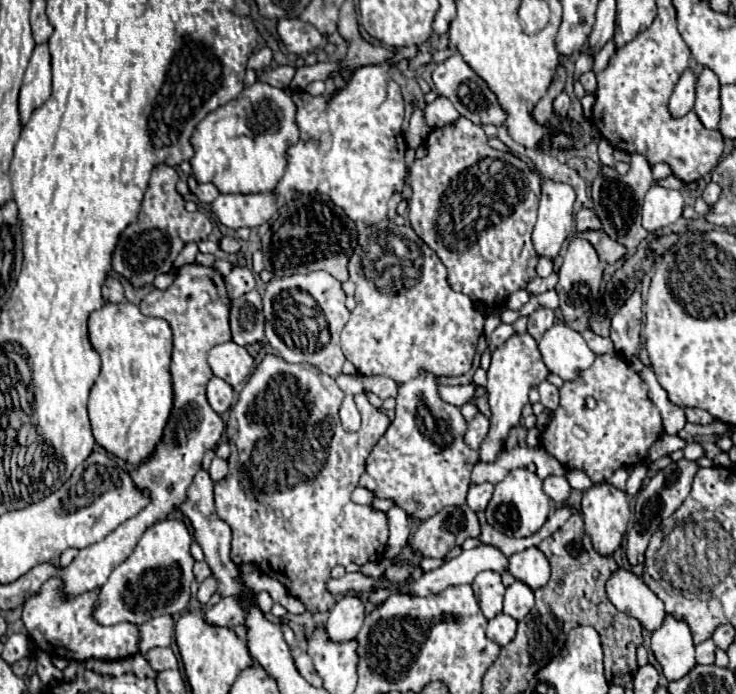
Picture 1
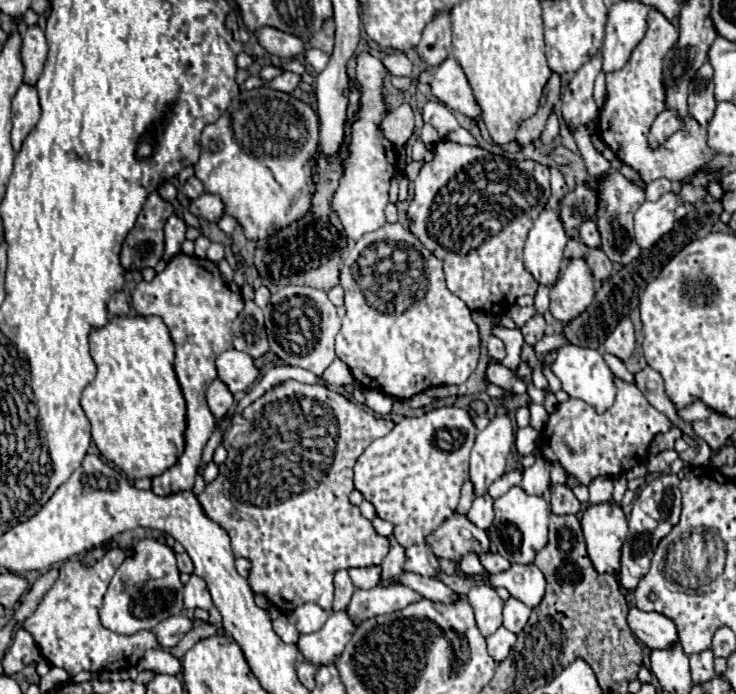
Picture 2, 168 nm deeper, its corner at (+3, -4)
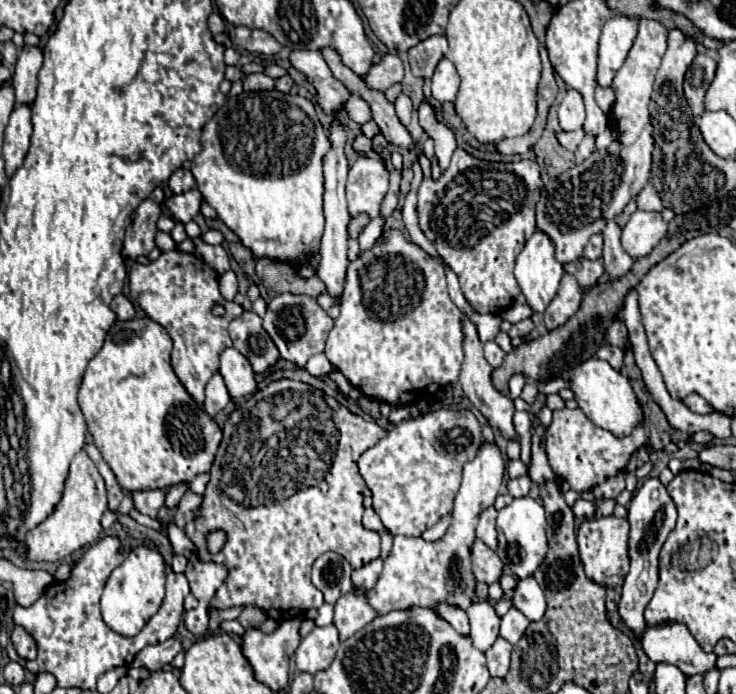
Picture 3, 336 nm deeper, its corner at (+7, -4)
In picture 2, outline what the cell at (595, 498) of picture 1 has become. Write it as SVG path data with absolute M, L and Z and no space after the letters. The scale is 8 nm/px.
M590 505L582 513L588 557L598 573L620 571L620 549L628 533L628 519L620 505Z

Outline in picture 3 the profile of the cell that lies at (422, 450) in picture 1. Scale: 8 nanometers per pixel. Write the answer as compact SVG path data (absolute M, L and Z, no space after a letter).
M440 409L440 411L424 413L416 419L400 421L374 447L364 451L358 459L358 471L360 471L366 487L372 491L374 511L378 513L384 527L392 535L420 537L426 529L434 527L442 515L450 513L452 505L454 505L454 497L460 489L462 467L466 461L470 461L476 455L480 441L482 441L480 423L472 415L472 411L468 411L468 409L460 409L460 411Z

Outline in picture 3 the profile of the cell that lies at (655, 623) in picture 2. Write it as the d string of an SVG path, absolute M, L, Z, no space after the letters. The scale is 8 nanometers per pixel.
M678 621L646 625L642 631L642 649L650 661L676 665L684 675L710 671L716 667L716 655L704 653L686 625Z

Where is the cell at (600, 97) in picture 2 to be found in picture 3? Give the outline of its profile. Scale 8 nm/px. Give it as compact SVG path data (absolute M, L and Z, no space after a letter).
M596 85L594 97L596 97L598 107L600 107L604 113L610 113L610 107L612 107L612 101L614 101L612 89L610 89L610 87L600 87L600 85Z

